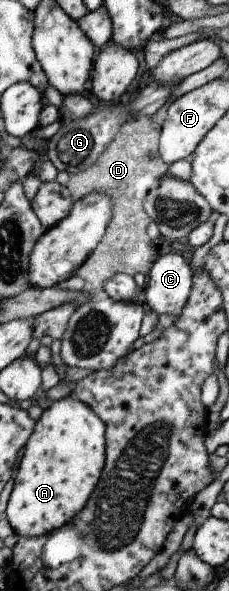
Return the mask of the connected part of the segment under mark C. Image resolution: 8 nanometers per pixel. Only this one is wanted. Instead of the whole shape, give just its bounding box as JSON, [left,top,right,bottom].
[146,254,193,317]

